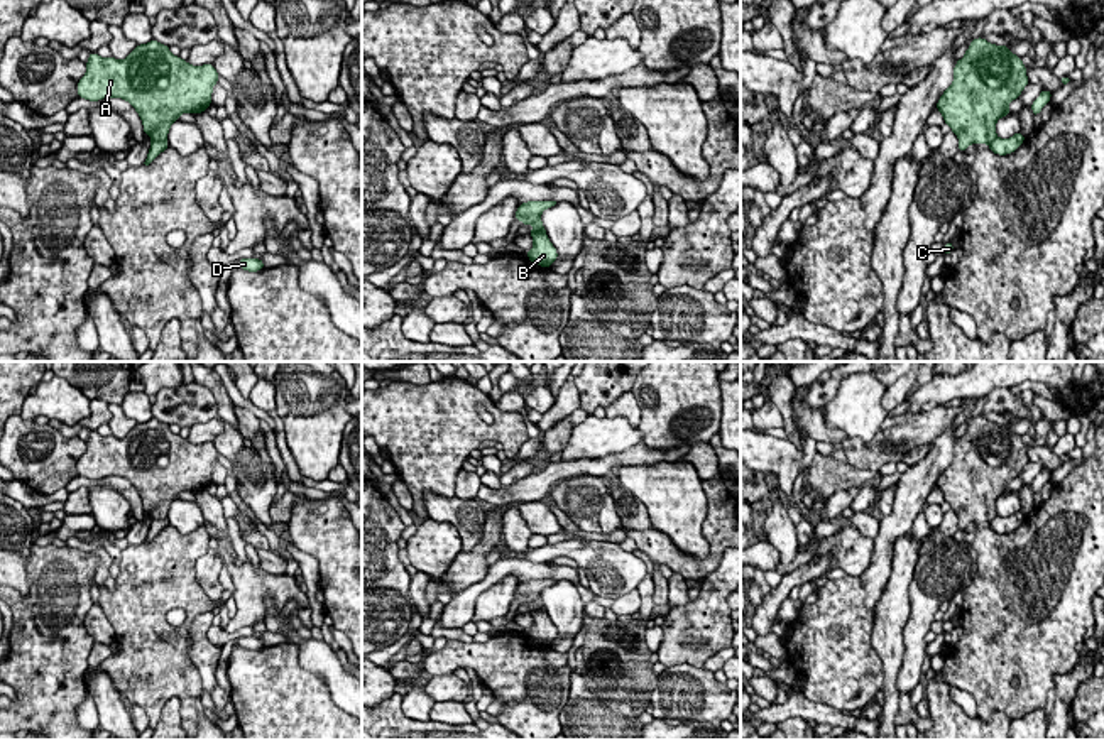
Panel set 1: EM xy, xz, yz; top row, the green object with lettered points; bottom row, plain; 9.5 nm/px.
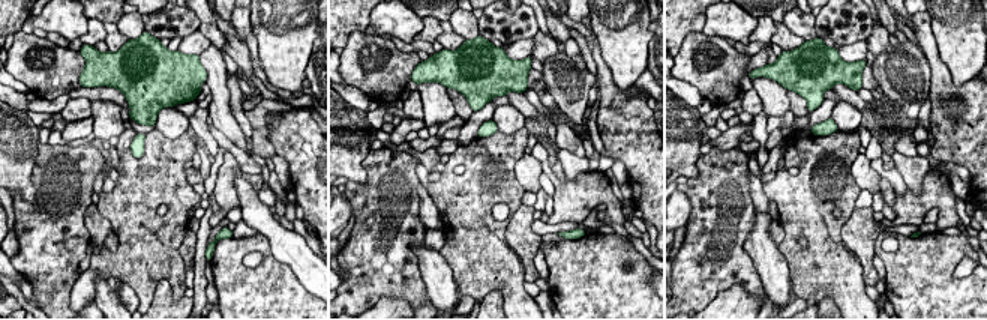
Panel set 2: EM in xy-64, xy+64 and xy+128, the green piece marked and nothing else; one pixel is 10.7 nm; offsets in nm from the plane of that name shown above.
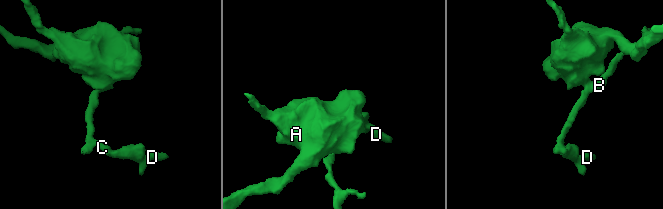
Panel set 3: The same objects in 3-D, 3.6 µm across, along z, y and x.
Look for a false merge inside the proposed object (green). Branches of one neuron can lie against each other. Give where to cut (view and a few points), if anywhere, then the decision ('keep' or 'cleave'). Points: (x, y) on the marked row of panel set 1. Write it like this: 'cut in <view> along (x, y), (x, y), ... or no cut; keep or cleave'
cut in xy along (166, 139), (153, 142); cleave

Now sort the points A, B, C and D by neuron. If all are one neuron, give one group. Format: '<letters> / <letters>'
A / B C D

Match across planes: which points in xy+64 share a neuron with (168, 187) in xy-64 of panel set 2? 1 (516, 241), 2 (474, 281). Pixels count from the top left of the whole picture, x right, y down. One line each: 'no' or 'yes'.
1: no
2: yes

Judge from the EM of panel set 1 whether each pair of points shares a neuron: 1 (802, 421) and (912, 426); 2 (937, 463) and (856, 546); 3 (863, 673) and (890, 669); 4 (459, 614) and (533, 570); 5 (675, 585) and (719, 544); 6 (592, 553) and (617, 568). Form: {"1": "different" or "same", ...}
{"1": "same", "2": "different", "3": "different", "4": "same", "5": "different", "6": "same"}

